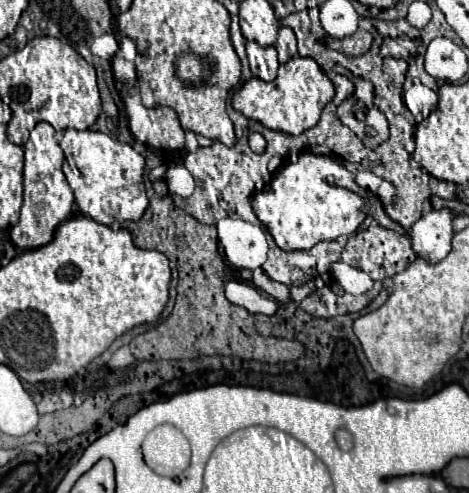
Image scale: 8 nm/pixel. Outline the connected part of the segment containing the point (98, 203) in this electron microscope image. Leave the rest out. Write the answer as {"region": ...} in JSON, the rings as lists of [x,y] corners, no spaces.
{"region":[[[66,130],[60,146],[65,157],[62,170],[83,215],[106,226],[112,222],[142,218],[148,208],[146,188],[142,182],[144,158],[130,144],[124,144],[104,132]]]}

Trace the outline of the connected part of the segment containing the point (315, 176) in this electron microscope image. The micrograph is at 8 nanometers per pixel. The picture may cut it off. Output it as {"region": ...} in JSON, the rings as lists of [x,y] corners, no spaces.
{"region":[[[302,154],[296,164],[290,164],[286,168],[282,168],[274,176],[274,180],[262,192],[258,192],[254,196],[252,210],[254,210],[256,216],[260,212],[258,220],[272,234],[278,248],[282,248],[282,250],[310,250],[318,242],[336,240],[338,236],[354,234],[366,218],[366,212],[364,212],[366,200],[368,200],[368,192],[362,190],[354,182],[354,174],[346,166],[336,164],[326,156],[304,156]]]}

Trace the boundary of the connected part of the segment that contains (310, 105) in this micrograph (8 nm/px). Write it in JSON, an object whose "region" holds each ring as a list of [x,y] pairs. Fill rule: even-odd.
{"region":[[[294,56],[278,68],[274,82],[264,82],[260,78],[250,78],[232,96],[232,108],[242,112],[246,118],[262,122],[266,128],[298,136],[304,130],[318,124],[324,106],[334,98],[334,84],[322,72],[322,68],[312,58]]]}

